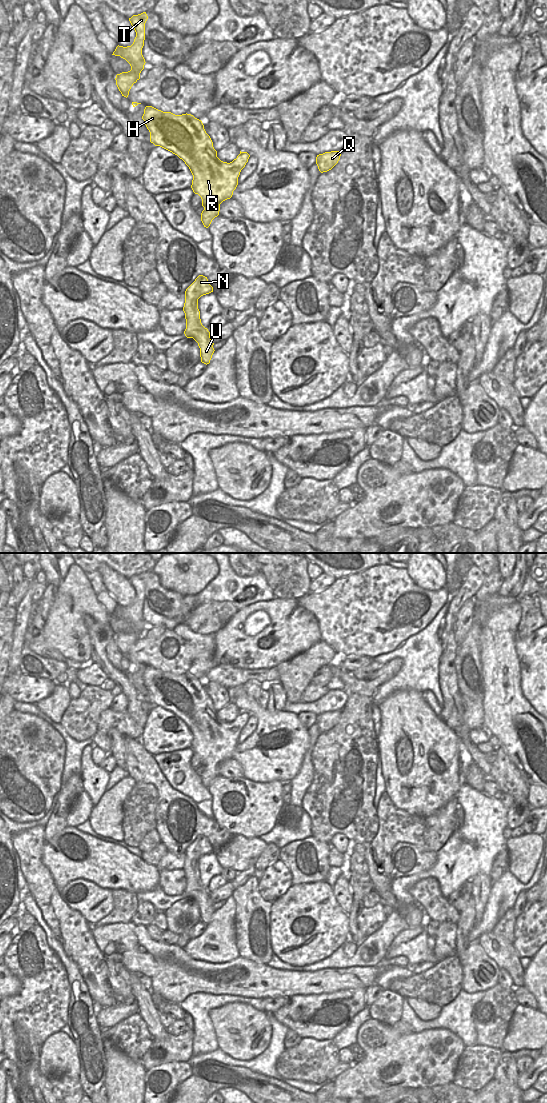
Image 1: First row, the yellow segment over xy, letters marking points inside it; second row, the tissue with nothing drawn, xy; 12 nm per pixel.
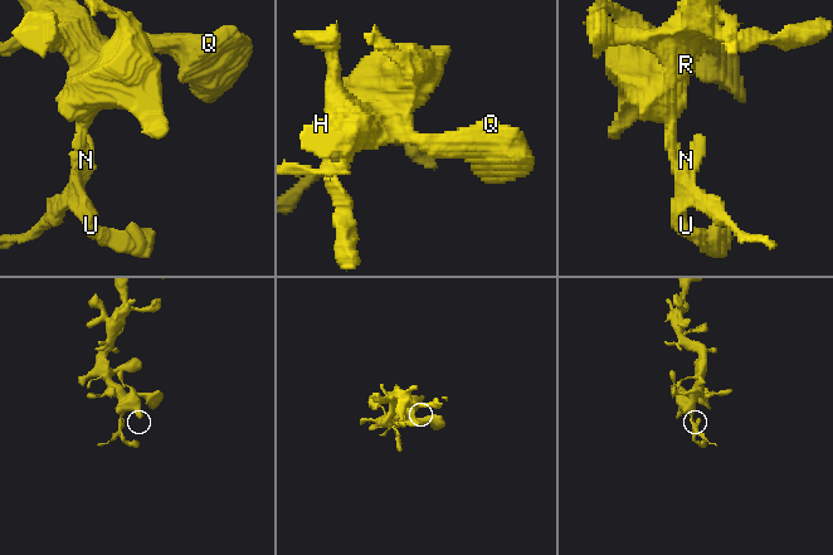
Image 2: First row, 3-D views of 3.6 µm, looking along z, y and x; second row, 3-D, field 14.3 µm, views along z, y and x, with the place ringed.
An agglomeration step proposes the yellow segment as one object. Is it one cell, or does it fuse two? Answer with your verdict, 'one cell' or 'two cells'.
two cells

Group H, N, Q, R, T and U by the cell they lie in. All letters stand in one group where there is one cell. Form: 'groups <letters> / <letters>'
groups H N Q R T / U

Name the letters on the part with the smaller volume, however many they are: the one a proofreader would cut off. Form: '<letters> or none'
U.

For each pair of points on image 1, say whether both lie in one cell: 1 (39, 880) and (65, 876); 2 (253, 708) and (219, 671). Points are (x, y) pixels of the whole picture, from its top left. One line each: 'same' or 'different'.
1: different
2: different

